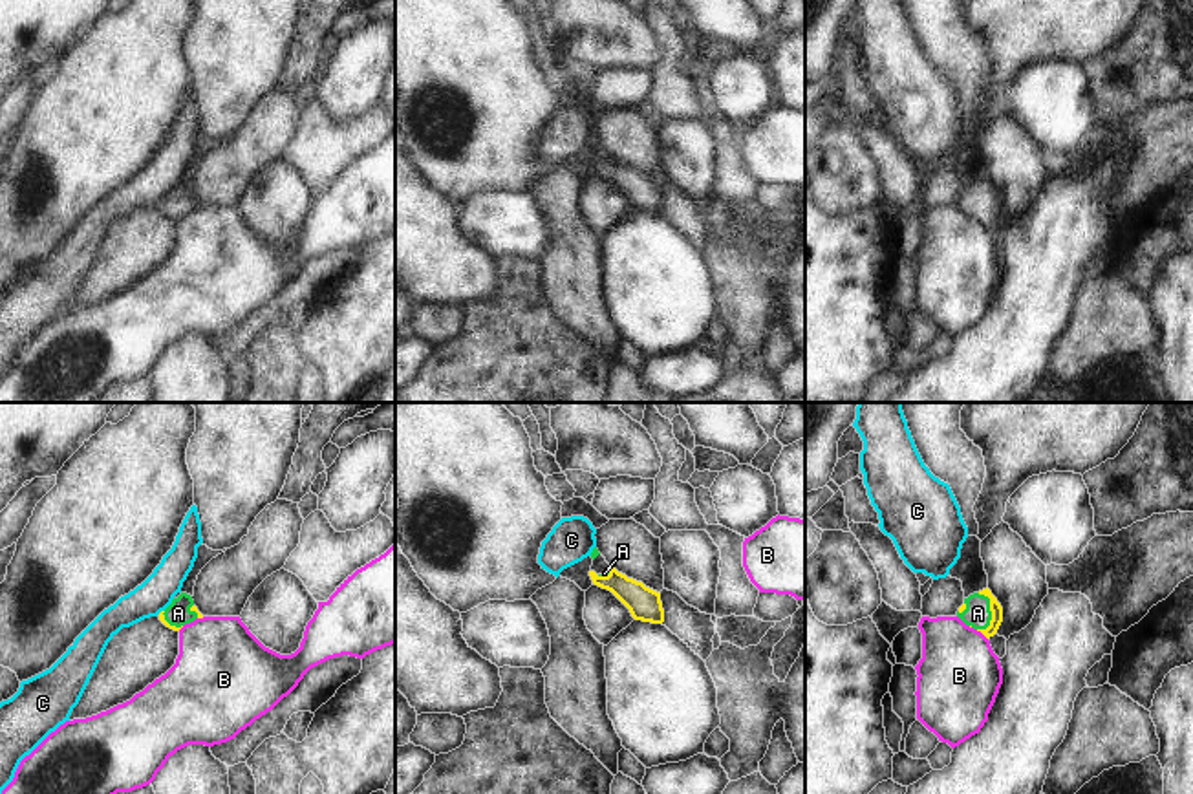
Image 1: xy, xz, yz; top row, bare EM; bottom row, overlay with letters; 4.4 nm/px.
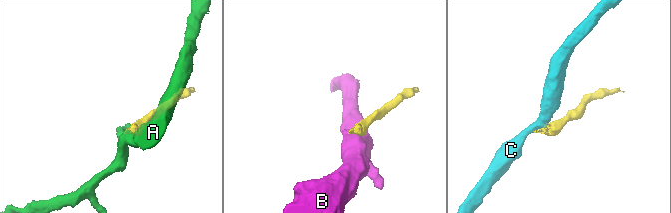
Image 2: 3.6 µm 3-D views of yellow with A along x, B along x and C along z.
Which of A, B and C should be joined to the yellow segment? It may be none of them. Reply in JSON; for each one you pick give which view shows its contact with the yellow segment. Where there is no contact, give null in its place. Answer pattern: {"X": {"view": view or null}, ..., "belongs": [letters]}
{"A": {"view": "yz"}, "belongs": ["A"]}

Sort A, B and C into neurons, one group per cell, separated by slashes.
A / B / C

